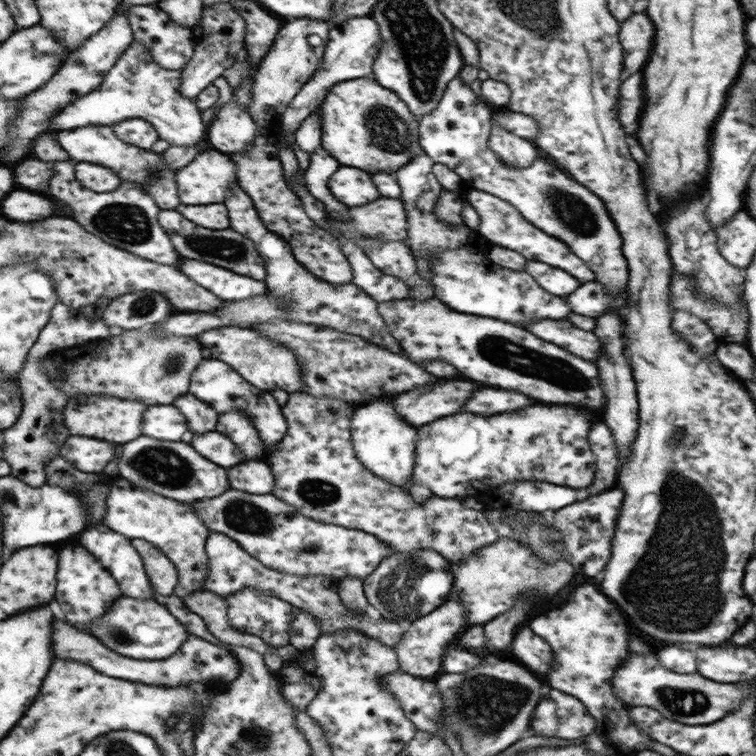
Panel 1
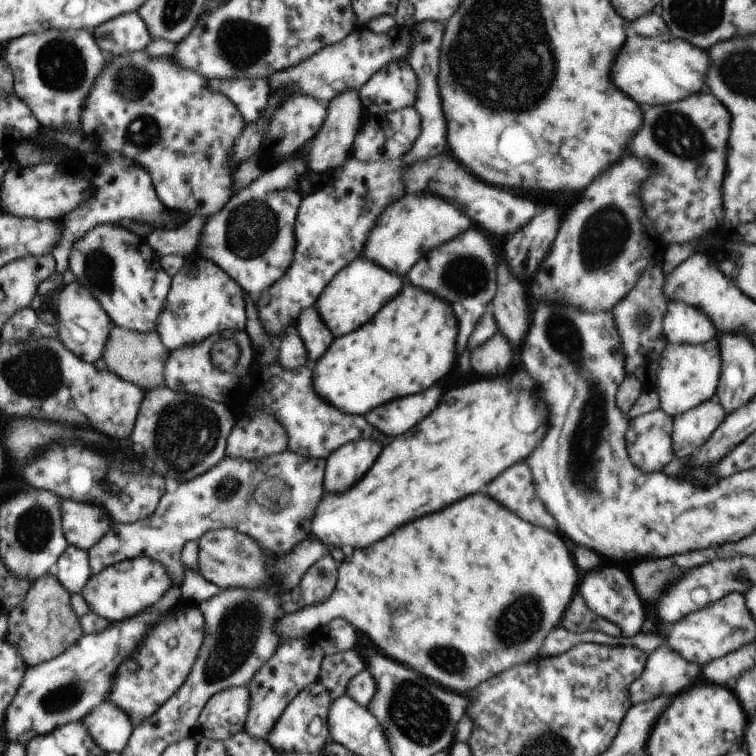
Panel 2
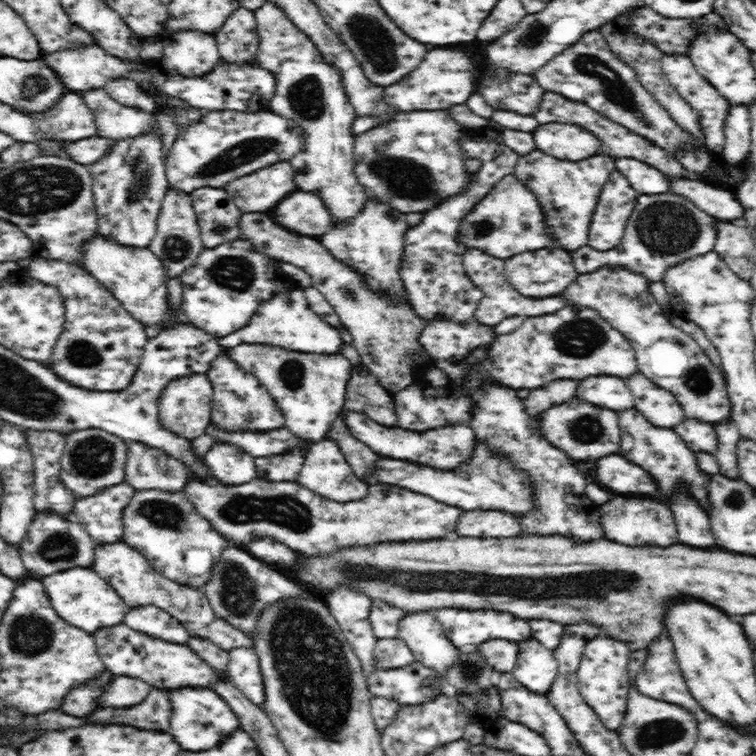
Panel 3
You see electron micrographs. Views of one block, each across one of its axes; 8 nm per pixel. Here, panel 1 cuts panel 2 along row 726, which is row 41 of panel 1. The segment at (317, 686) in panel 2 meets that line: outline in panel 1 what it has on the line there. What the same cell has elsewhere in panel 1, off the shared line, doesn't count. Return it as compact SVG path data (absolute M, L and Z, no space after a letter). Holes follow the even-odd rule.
M313 18L283 20L271 49L253 74L249 115L257 126L254 140L246 150L234 152L229 156L236 163L238 186L251 196L252 203L256 206L260 218L264 220L266 228L280 234L282 238L290 238L286 242L292 246L294 254L302 254L296 258L305 269L308 268L312 276L332 285L344 285L352 283L353 278L347 256L342 252L338 239L314 224L308 218L308 214L304 213L301 200L285 182L277 148L281 116L298 91L319 68L331 27L330 22ZM310 34L318 34L323 44L311 46L308 43Z

